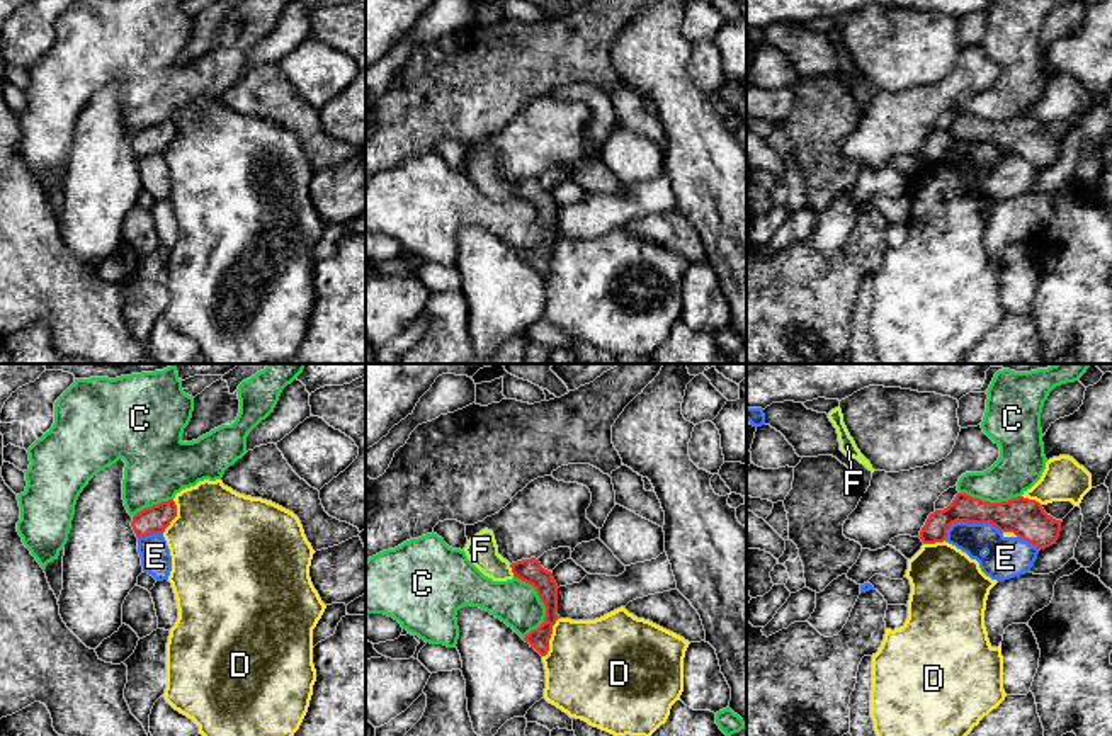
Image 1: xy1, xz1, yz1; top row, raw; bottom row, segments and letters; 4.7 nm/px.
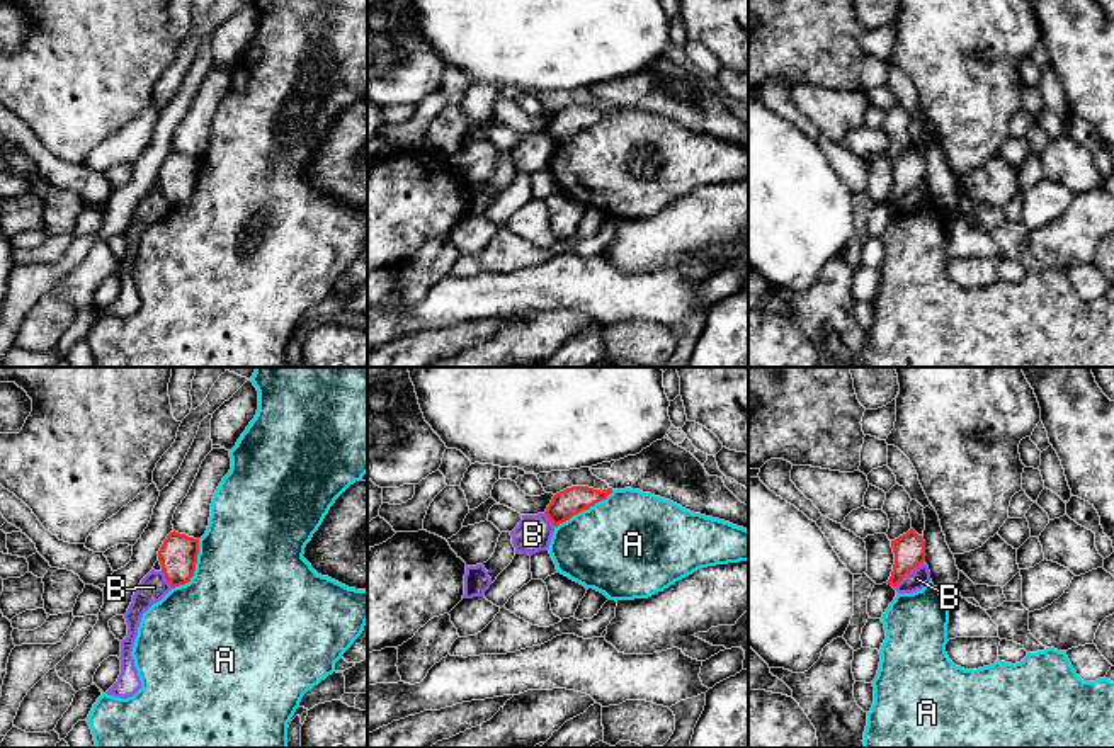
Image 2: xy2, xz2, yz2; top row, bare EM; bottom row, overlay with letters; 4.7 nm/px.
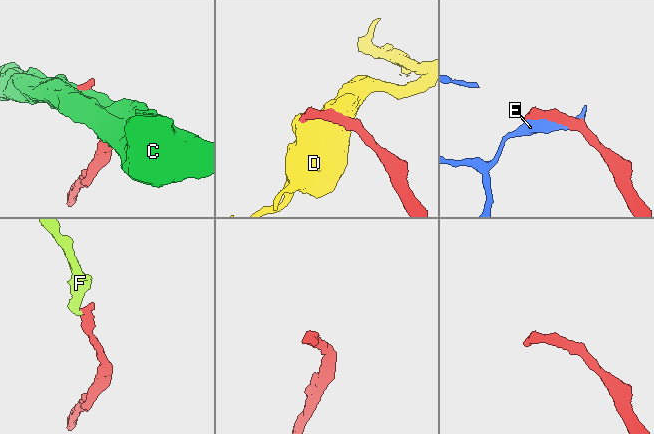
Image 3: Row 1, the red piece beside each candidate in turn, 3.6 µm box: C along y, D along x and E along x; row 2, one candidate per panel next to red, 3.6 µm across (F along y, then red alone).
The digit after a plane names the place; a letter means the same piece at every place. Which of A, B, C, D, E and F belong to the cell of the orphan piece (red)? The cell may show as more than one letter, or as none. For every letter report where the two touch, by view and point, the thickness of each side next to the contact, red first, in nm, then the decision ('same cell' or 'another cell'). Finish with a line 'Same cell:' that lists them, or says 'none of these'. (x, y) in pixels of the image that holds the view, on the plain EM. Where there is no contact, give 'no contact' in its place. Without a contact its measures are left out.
A: contact xy2 (194, 187); calibres 180 and 500 nm; another cell
B: contact yz2 (907, 192); calibres 150 and 100 nm; another cell
C: contact xz1 (544, 225); calibres 120 and 220 nm; another cell
D: contact xz1 (550, 257); calibres 100 and 440 nm; another cell
E: contact yz1 (970, 141); calibres 180 and 200 nm; another cell
F: contact xz1 (512, 191); calibres 120 and 150 nm; same cell
Same cell: F

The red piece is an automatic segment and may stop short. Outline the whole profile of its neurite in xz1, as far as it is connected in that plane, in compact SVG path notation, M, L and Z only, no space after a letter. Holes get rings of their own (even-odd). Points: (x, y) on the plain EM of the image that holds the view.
M485 148L474 156L471 156L464 167L468 178L493 201L507 201L519 197L532 204L546 226L544 241L530 250L524 260L530 263L541 275L549 270L549 258L553 253L553 245L558 236L558 204L553 192L544 189L539 178L522 178L517 182L508 182L498 173L498 165L491 150Z

